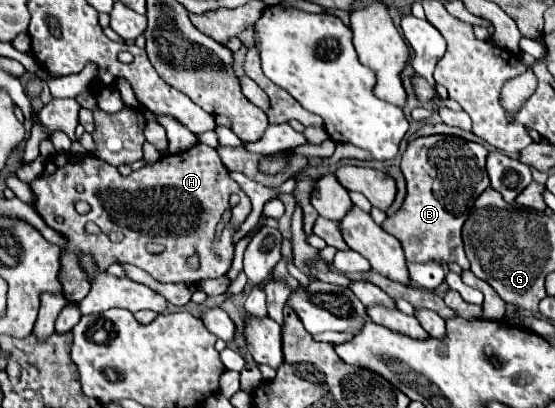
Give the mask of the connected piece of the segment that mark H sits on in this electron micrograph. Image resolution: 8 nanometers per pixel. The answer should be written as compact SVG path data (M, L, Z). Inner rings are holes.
M195 144L185 154L177 156L163 156L155 164L149 164L141 170L131 172L129 176L121 176L117 168L109 166L107 162L95 158L93 154L55 154L47 160L45 170L39 178L35 178L31 184L31 190L35 194L33 208L37 214L45 220L47 226L57 230L61 236L65 236L67 246L61 250L61 270L59 270L59 282L63 286L63 294L71 302L81 302L91 286L91 276L83 270L81 258L91 256L99 270L105 270L109 264L135 264L149 272L159 282L191 282L197 284L201 278L219 278L227 274L231 262L233 262L233 242L231 236L239 230L241 222L251 212L251 202L247 194L237 186L237 182L229 176L229 170L221 162L217 150L205 144ZM231 192L237 192L241 196L241 202L237 206L229 204ZM75 200L87 200L91 210L89 214L77 214L73 208ZM225 212L231 212L229 224L221 230L221 236L217 238L217 224L221 222L221 216ZM87 224L95 224L97 230L87 230ZM197 256L199 268L187 268L187 258Z

